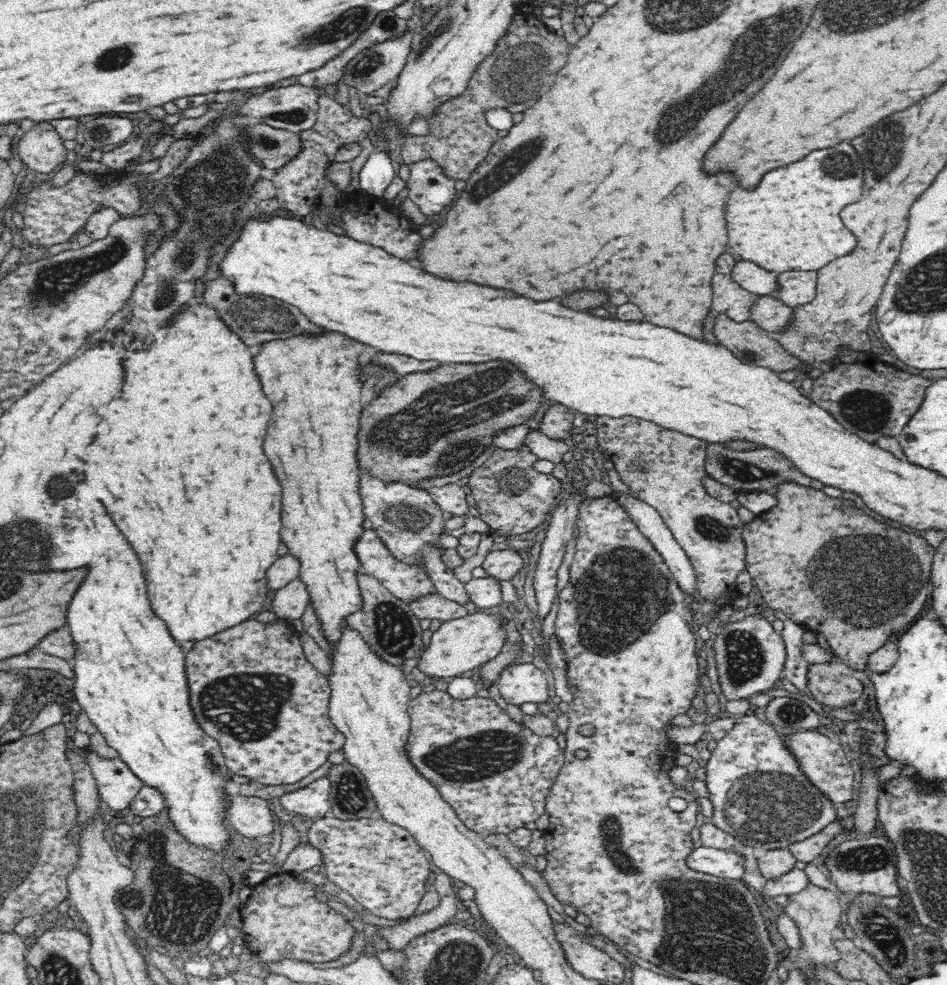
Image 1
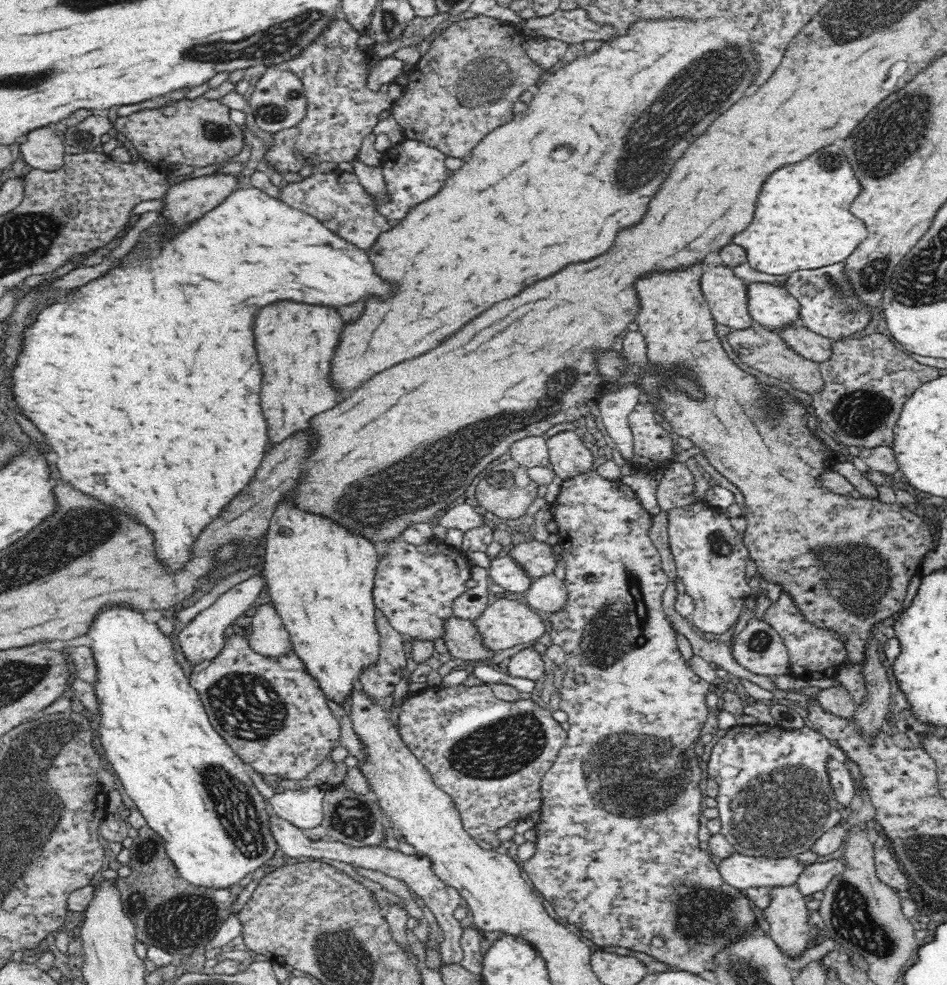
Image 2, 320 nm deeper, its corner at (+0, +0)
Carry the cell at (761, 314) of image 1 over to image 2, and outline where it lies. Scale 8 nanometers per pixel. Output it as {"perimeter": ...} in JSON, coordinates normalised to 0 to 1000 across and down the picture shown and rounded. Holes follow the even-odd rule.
{"perimeter":[[[832,329],[824,335],[818,335],[824,343],[845,361],[856,366],[870,368],[876,363],[881,345],[859,337],[845,329]]]}

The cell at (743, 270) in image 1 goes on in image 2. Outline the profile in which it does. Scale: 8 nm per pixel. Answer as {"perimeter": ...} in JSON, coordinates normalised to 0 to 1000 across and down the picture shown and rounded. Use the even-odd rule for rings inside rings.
{"perimeter":[[[788,286],[789,315],[794,324],[813,334],[845,329],[845,308],[829,291],[813,286]]]}

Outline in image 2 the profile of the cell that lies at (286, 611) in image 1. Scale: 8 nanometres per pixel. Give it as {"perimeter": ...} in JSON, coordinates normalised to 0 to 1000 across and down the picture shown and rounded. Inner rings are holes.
{"perimeter":[[[289,610],[272,615],[265,634],[263,648],[268,660],[280,665],[294,666],[307,658],[304,641],[291,620]]]}

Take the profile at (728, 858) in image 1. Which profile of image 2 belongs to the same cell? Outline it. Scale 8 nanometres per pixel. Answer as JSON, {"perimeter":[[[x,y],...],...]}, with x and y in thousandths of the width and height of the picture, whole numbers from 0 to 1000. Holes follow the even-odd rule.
{"perimeter":[[[775,866],[757,878],[762,892],[781,904],[839,897],[851,877],[841,870],[807,871]]]}

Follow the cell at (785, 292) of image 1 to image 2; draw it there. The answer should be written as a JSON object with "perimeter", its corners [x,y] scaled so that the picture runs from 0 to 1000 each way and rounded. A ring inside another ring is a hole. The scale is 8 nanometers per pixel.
{"perimeter":[[[879,268],[864,274],[841,274],[832,280],[829,292],[845,308],[845,328],[879,345],[891,344],[910,336],[920,326],[921,314],[902,302],[890,278],[891,268]]]}

